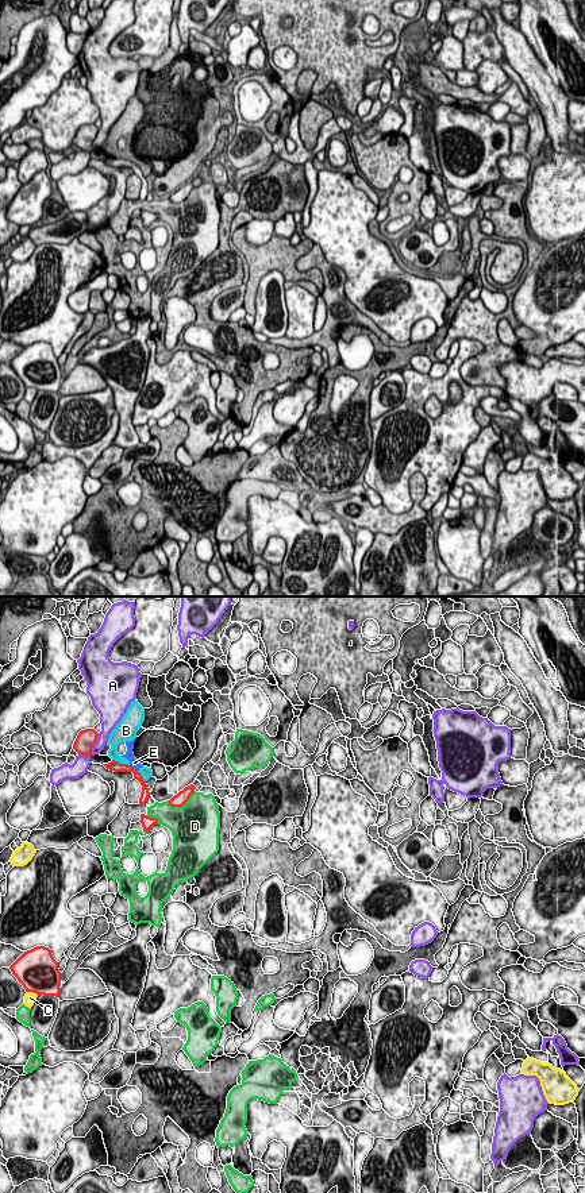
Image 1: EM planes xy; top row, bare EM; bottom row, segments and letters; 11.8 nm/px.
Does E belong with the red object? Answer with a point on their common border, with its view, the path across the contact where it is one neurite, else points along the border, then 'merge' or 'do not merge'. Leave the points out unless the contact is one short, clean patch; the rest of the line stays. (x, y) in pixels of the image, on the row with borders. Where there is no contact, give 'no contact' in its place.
meets red in xy at (133, 768); do not merge

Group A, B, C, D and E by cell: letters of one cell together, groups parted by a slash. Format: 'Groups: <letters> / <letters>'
Groups: A / B E / C / D

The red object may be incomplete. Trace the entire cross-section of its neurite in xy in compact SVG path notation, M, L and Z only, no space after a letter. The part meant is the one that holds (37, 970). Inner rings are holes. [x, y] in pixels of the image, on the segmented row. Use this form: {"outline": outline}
{"outline": "M36 946L24 951L9 969L26 992L59 996L61 972L49 947Z"}

